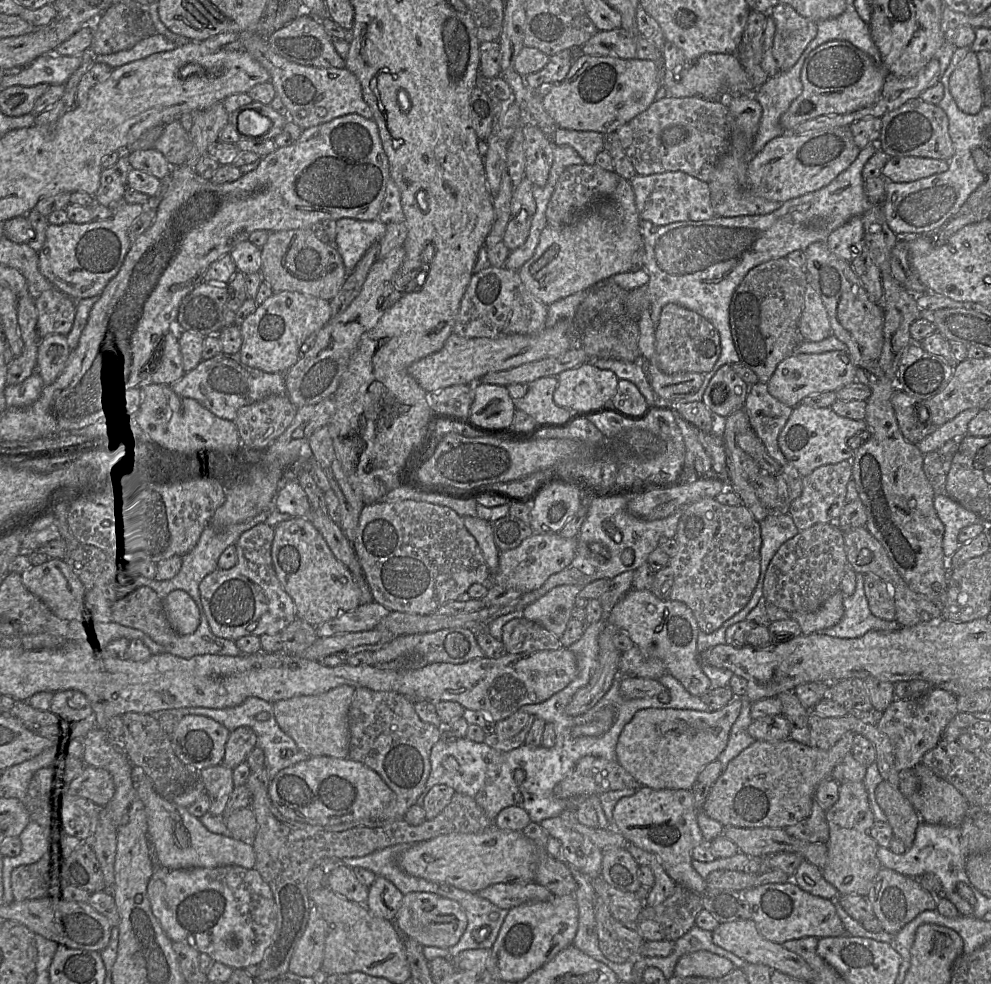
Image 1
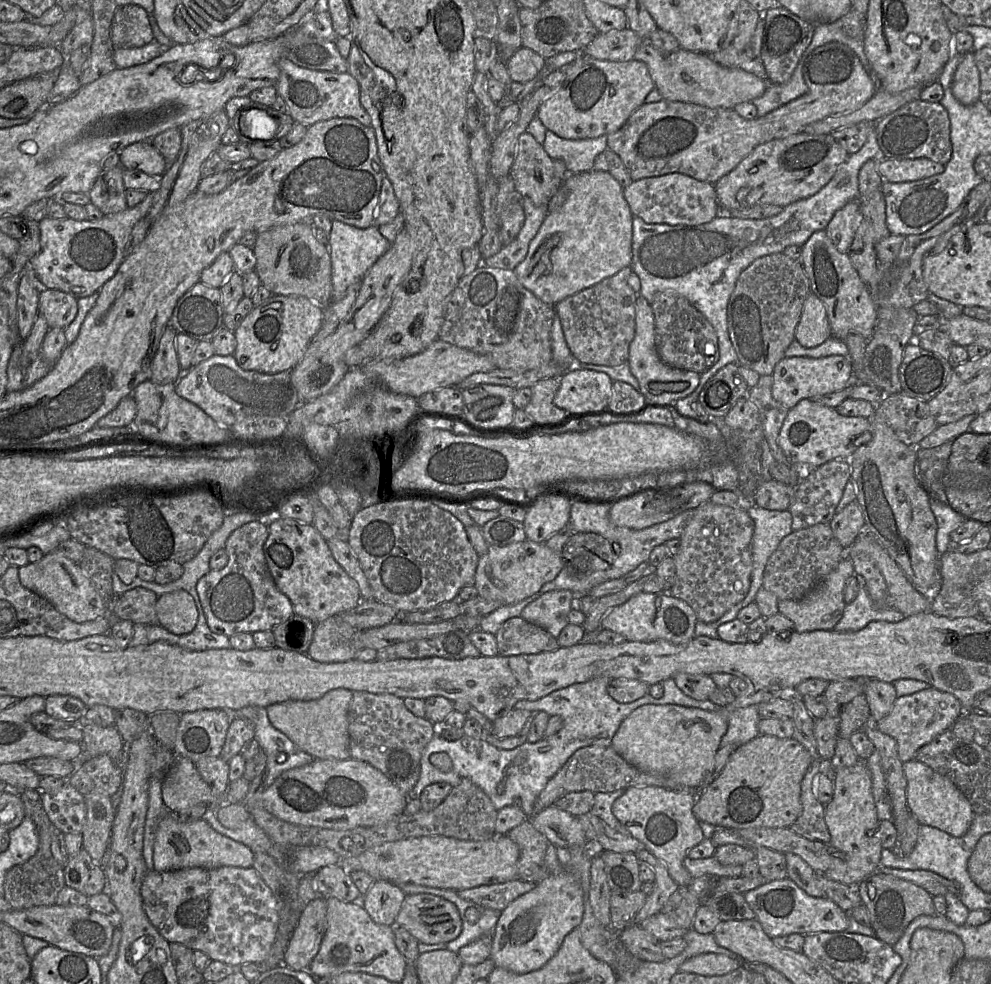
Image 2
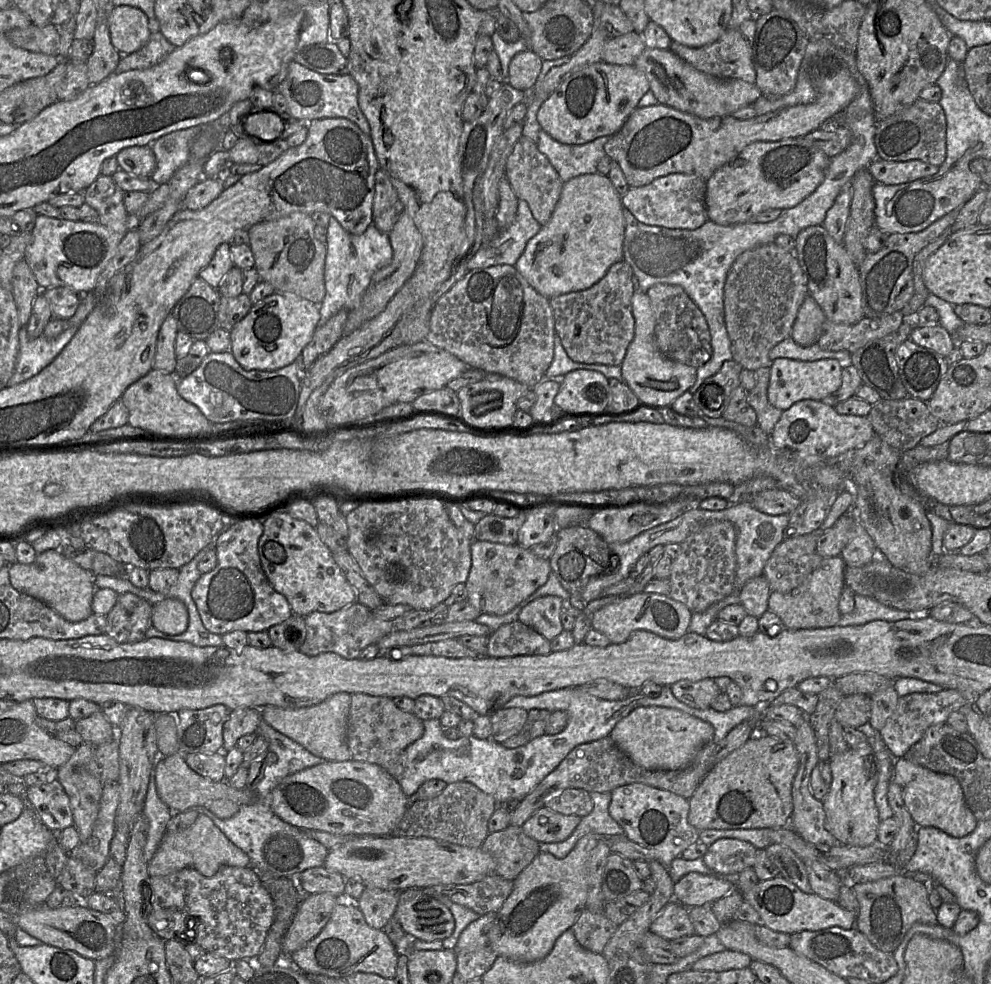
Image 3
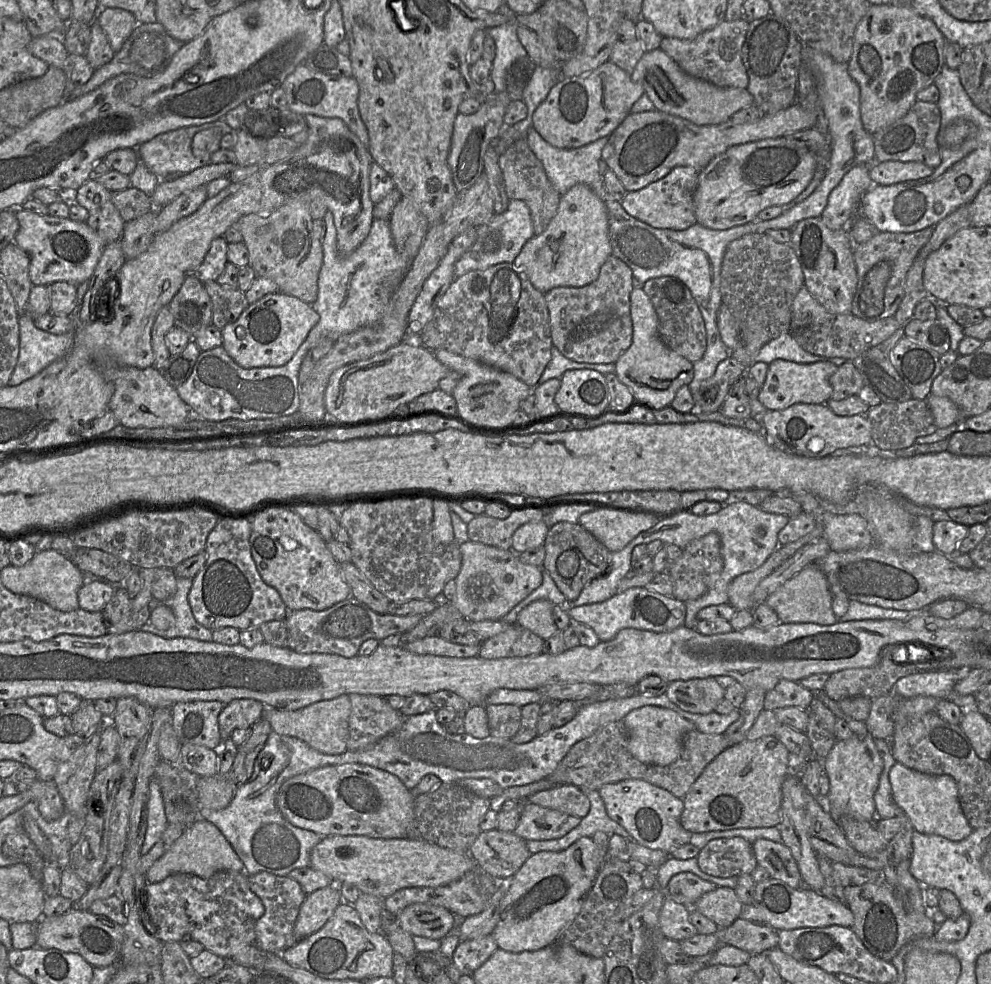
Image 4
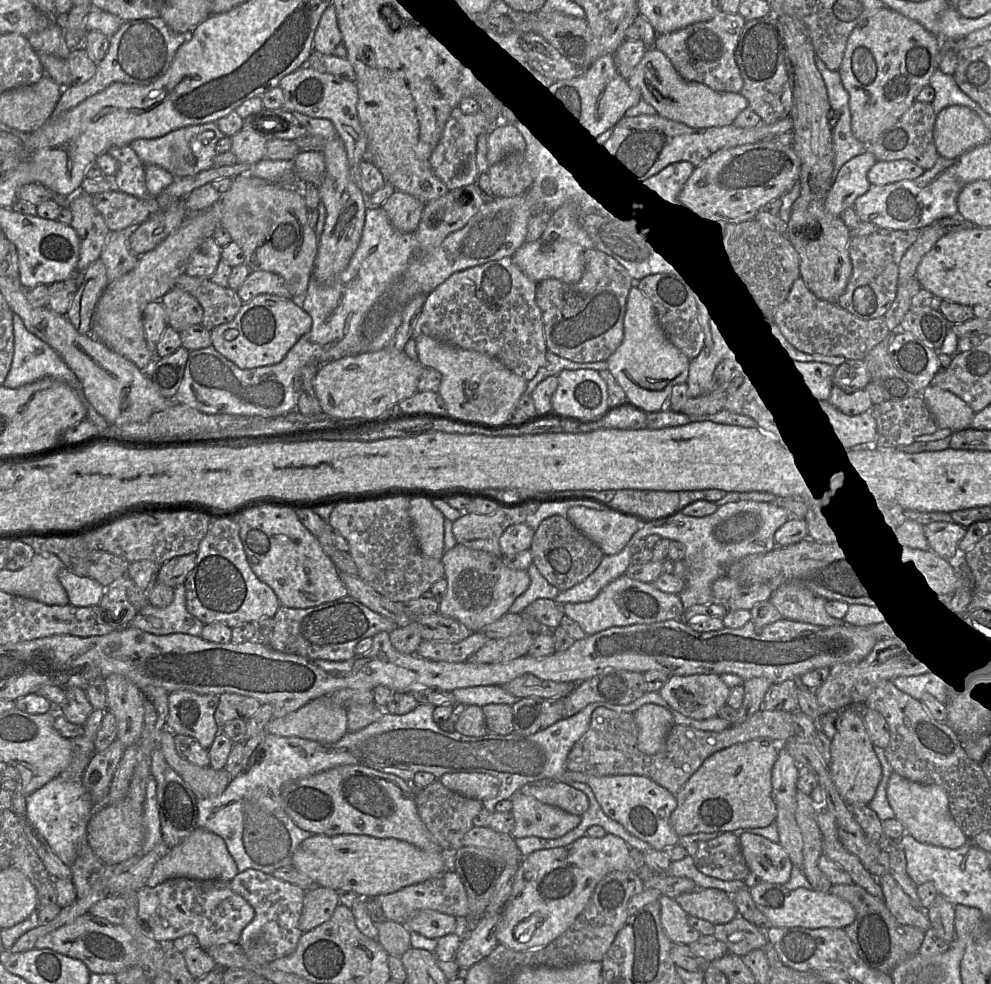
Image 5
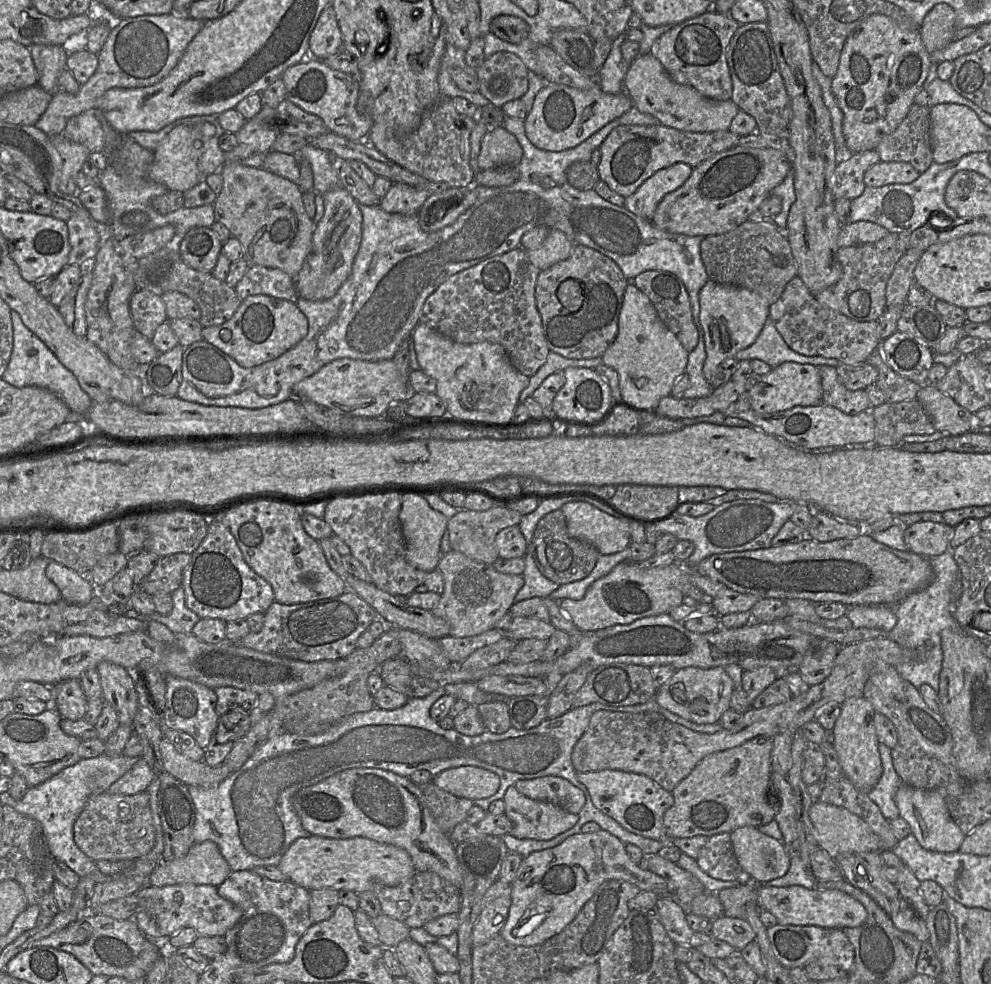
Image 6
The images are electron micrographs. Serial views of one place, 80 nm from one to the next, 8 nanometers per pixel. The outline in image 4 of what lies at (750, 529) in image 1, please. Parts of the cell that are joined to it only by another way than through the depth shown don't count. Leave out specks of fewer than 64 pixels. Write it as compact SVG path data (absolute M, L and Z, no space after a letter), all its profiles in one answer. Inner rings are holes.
M711 532L691 541L683 550L680 558L668 567L673 583L673 597L680 601L694 600L714 587L723 570L720 536Z

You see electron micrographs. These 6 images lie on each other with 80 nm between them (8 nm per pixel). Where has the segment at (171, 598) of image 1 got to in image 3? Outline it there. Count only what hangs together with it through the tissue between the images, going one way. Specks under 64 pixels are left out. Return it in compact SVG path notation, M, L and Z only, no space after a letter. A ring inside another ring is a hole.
M166 599L152 607L152 625L163 633L182 634L186 631L188 622L187 607L178 599Z

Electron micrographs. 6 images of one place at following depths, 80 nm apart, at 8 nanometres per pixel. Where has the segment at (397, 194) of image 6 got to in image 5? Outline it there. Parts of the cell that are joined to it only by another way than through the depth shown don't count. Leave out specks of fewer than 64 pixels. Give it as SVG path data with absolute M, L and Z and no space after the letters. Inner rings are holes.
M396 190L380 208L386 212L397 231L415 233L424 204L415 197Z

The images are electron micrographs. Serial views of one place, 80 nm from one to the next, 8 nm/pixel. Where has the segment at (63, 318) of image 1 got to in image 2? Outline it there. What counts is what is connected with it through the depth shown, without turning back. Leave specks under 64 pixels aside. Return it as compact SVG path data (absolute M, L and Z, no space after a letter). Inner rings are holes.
M49 288L41 289L38 313L45 318L49 328L64 330L76 317L77 300L72 294L63 291Z

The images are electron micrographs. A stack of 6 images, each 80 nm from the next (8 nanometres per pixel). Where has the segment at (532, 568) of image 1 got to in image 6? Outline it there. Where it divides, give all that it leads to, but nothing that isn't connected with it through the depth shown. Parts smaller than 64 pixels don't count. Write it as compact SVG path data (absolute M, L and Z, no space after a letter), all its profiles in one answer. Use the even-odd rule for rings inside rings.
M450 550L441 555L437 568L444 579L444 590L437 605L431 610L432 614L446 620L450 626L449 636L468 637L482 634L494 629L495 624L509 613L510 607L514 604L517 592L523 587L522 575L504 574L496 571L492 564L475 561L461 552Z

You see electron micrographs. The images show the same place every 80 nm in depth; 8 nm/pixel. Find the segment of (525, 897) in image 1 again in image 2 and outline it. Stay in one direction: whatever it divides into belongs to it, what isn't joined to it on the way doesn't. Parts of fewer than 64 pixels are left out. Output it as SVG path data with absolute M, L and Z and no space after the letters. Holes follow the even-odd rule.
M518 879L456 891L458 896L465 900L484 908L502 911L515 899L533 890L535 886L535 883Z

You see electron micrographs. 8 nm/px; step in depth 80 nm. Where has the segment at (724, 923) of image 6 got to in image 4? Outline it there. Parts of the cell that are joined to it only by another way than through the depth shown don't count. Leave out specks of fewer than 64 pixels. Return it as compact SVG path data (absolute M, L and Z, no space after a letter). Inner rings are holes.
M743 918L717 932L721 945L731 945L750 954L766 953L777 948L778 932L768 925L754 924Z

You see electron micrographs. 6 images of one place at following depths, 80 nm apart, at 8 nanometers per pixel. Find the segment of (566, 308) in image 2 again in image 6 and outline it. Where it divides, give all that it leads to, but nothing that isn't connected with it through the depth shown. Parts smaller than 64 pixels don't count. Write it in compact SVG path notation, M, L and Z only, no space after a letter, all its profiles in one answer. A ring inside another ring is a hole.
M574 245L567 259L540 271L535 301L549 350L568 359L601 357L617 336L619 314L628 283L611 258L583 245ZM567 279L577 280L583 289L583 303L576 312L569 312L556 295L560 283Z

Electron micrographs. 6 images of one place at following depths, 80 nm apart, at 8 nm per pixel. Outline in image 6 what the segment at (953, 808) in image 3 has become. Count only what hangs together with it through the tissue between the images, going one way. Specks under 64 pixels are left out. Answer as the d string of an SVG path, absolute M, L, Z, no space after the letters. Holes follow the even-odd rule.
M902 783L895 802L900 817L908 823L911 833L924 849L941 853L959 850L966 835L952 819L942 791L919 789Z

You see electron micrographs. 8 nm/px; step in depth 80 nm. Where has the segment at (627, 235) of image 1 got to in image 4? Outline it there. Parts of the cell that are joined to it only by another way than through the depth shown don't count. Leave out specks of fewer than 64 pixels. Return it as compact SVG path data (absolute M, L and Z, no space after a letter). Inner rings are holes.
M576 184L561 196L557 212L547 228L524 244L513 264L527 275L536 289L546 293L555 287L583 287L590 284L598 278L601 266L610 255L612 248L606 205L588 186Z

